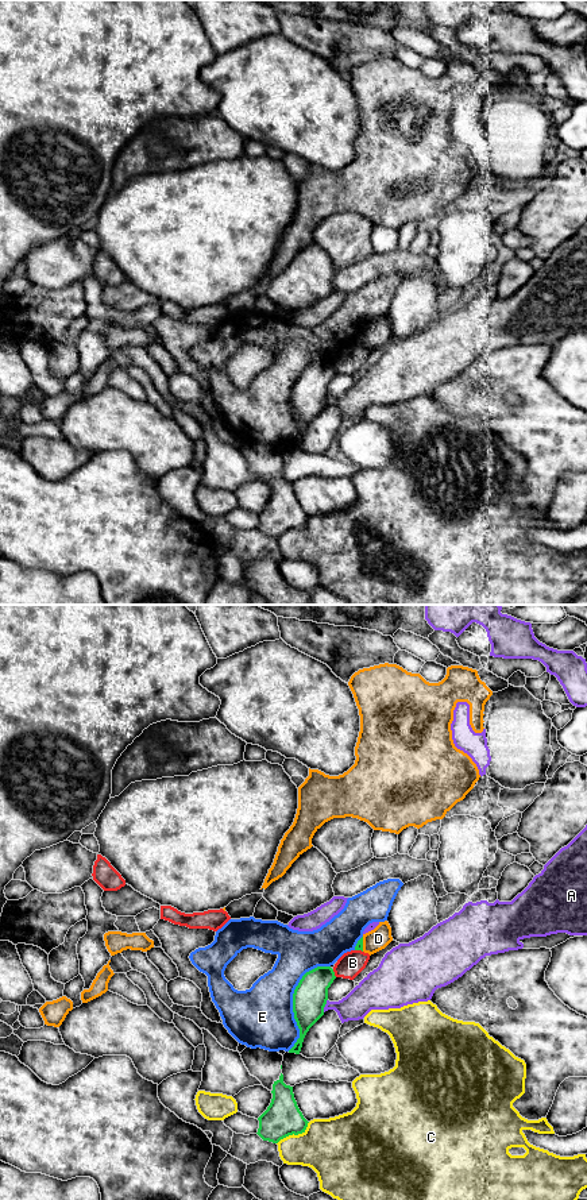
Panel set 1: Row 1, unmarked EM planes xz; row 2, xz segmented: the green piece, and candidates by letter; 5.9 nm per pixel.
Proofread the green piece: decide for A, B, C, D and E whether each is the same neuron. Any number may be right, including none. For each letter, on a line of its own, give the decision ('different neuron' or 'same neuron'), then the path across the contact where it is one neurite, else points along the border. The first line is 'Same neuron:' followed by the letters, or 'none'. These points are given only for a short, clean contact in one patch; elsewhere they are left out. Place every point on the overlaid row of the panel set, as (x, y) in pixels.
Same neuron: none
A: different neuron
B: different neuron
C: different neuron
D: different neuron
E: different neuron

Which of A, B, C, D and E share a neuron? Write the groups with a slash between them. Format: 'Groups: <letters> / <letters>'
Groups: A / B / C / D / E

